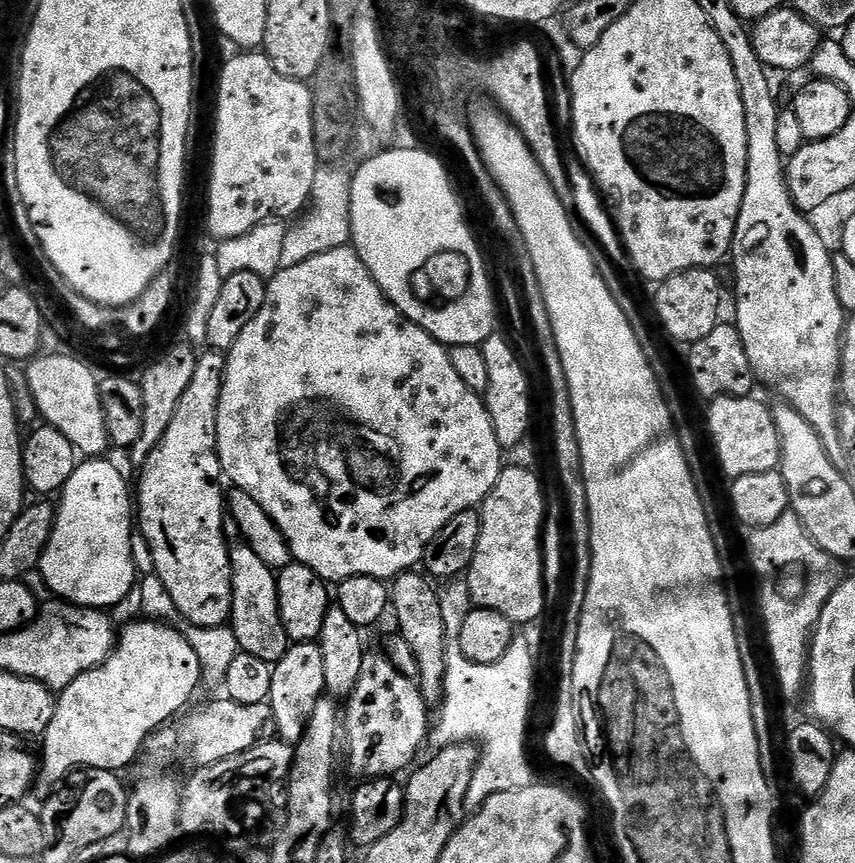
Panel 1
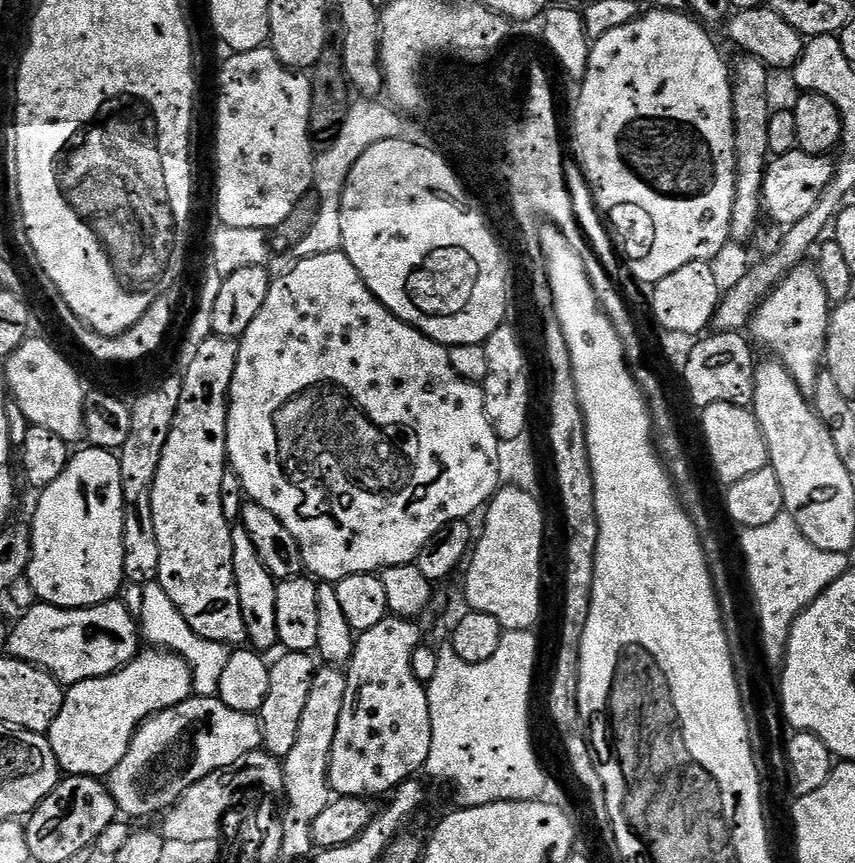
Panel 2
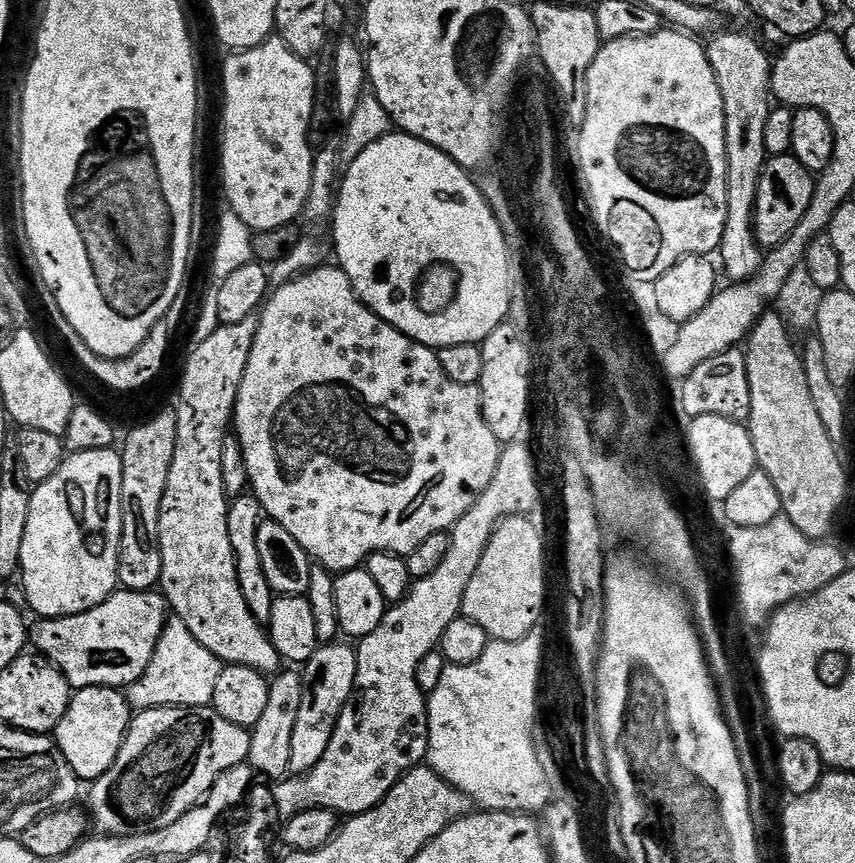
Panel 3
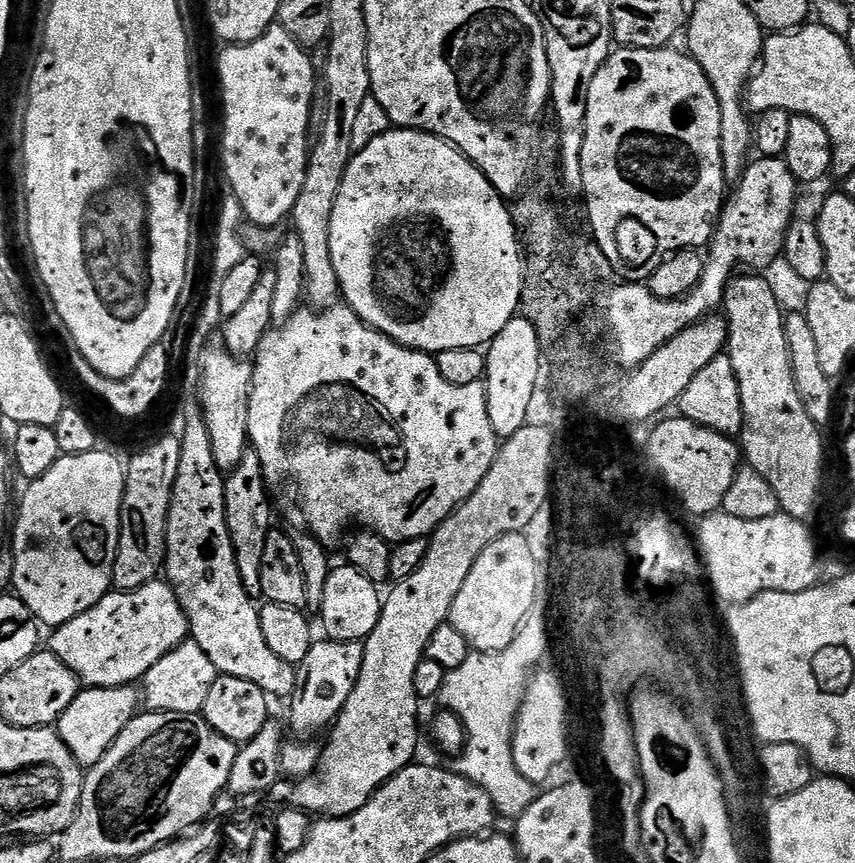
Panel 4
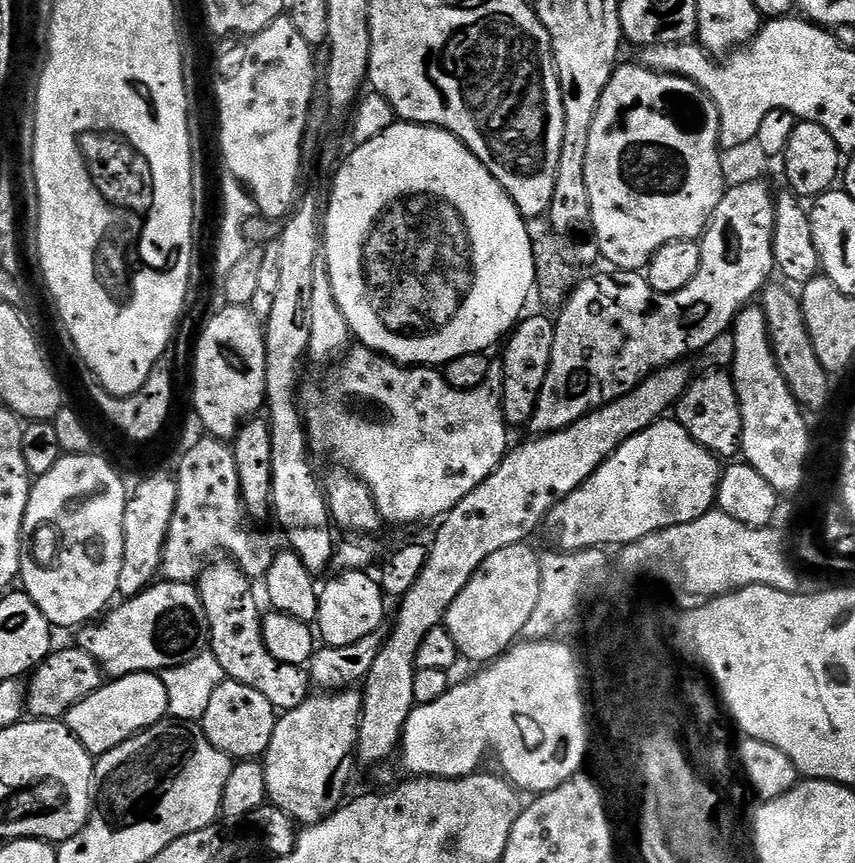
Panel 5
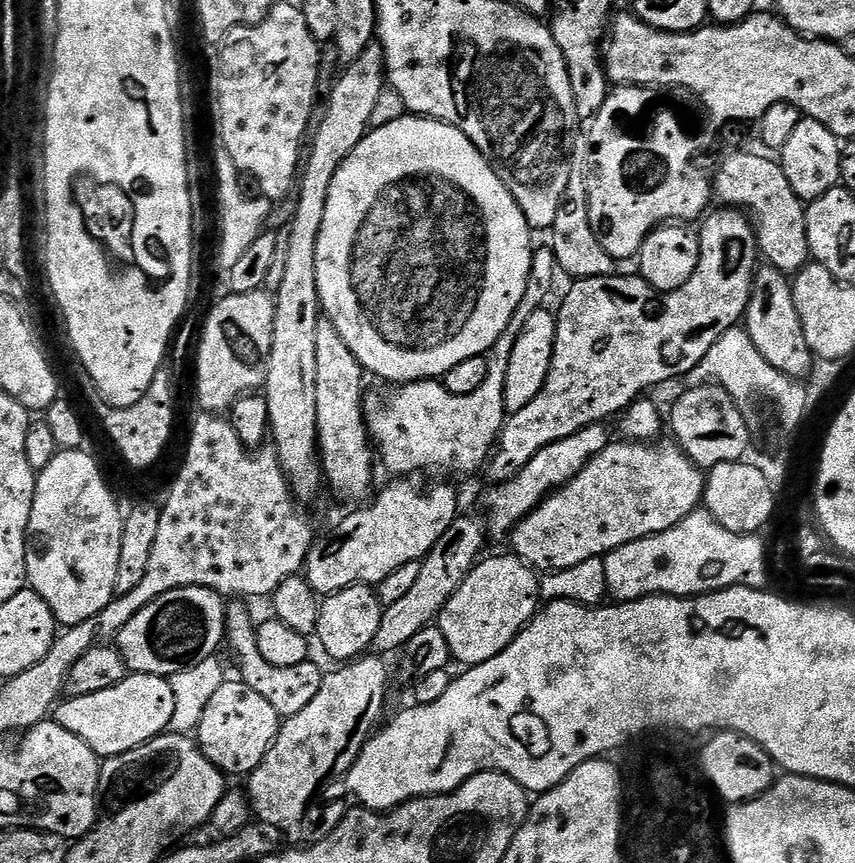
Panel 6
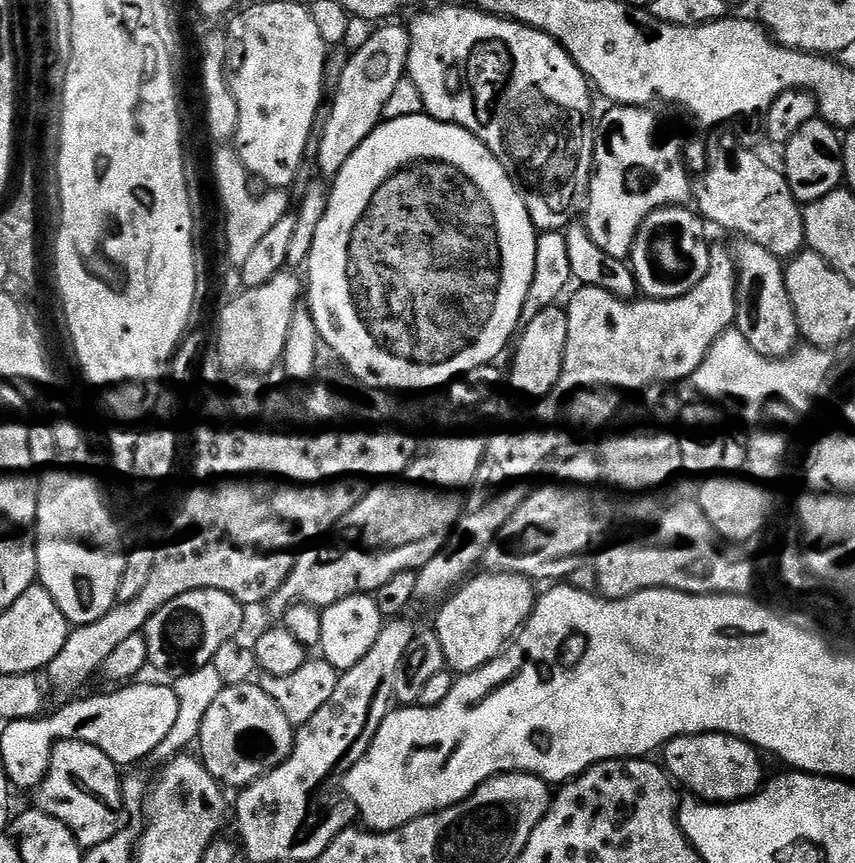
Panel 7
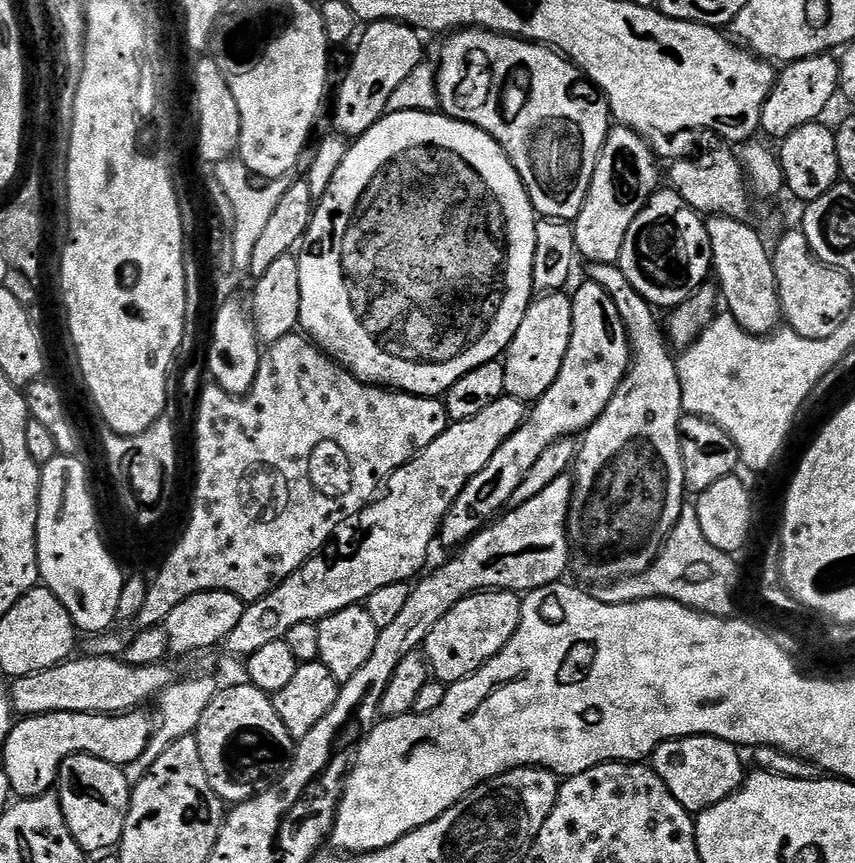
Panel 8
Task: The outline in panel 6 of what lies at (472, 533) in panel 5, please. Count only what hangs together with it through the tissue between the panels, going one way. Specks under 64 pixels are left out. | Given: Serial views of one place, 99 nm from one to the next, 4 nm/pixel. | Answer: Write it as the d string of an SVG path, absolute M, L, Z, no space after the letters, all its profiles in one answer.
M603 423L592 424L578 434L570 434L570 438L562 438L534 454L522 470L514 478L489 487L484 496L484 508L488 511L486 528L496 536L507 537L520 521L525 520L543 500L548 499L558 488L569 484L581 470L592 461L610 442L610 436Z

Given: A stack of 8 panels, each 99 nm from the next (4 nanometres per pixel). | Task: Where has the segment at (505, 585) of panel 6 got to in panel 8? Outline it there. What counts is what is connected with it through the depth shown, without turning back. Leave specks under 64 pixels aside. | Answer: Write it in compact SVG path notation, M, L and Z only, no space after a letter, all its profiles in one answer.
M495 590L476 592L473 596L462 598L462 602L446 614L446 618L436 623L423 642L422 651L428 659L431 675L447 686L486 666L486 662L498 655L518 630L521 603L517 593Z

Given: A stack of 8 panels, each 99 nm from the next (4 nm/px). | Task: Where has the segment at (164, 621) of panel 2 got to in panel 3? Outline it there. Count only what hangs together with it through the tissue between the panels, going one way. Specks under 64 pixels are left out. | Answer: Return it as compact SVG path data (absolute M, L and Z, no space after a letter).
M171 617L160 635L150 666L142 678L126 689L128 705L136 712L162 707L209 707L223 667L223 661L202 646L181 619Z

